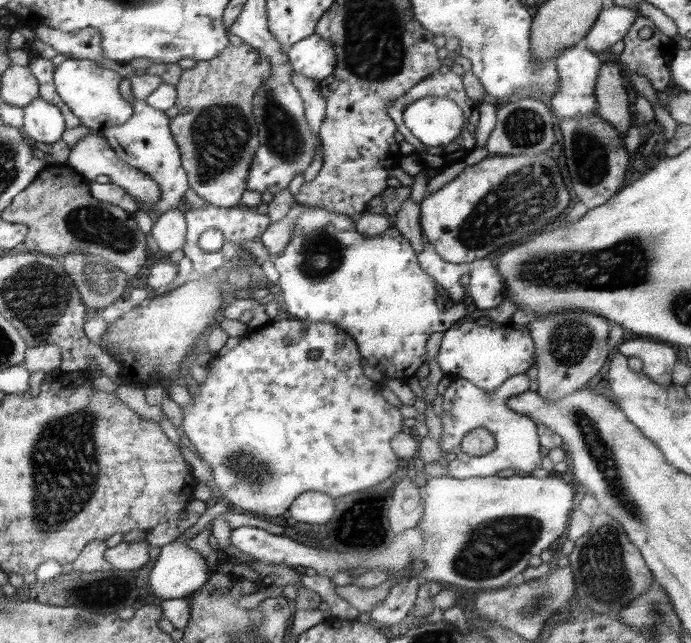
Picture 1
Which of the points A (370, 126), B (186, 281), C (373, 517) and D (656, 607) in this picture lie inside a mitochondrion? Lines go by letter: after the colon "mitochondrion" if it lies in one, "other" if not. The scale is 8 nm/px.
A: other
B: other
C: other
D: mitochondrion

